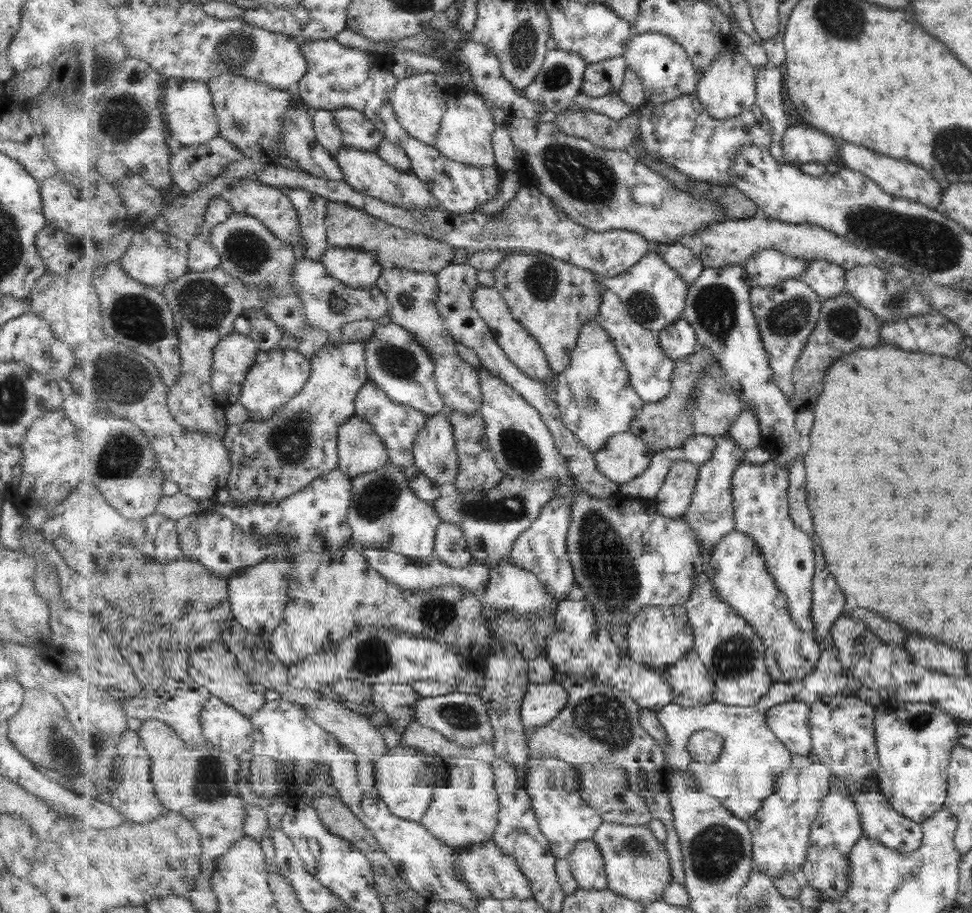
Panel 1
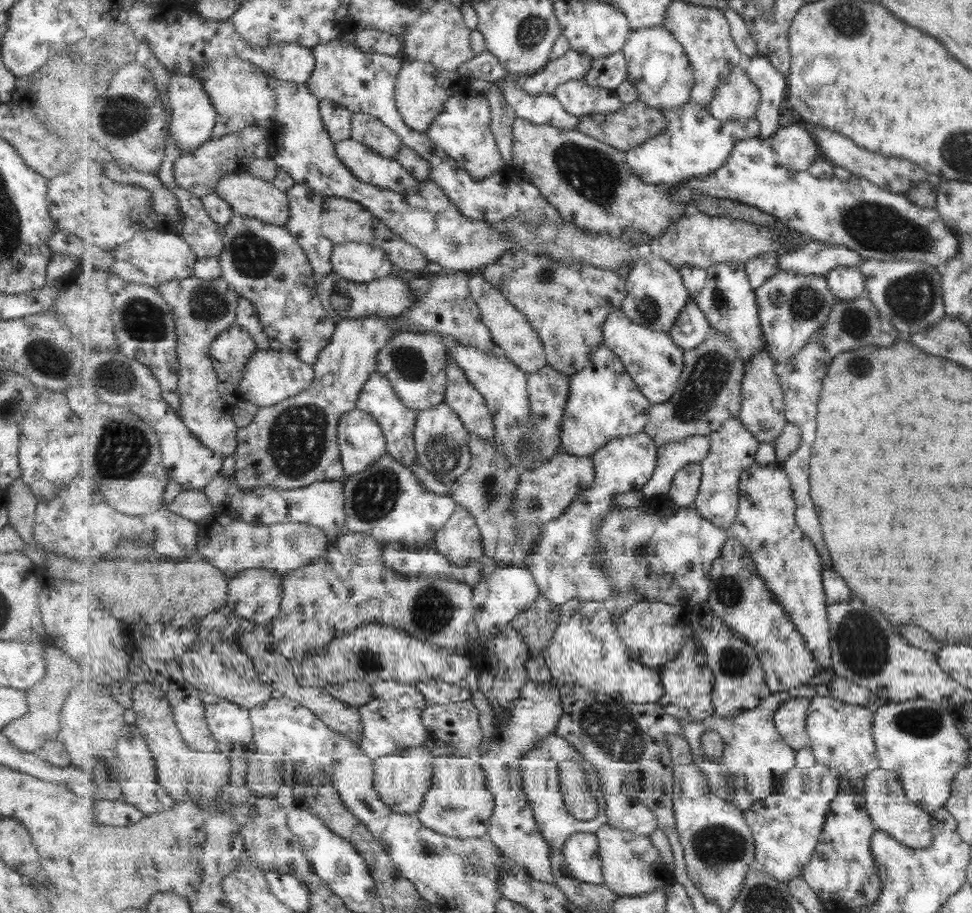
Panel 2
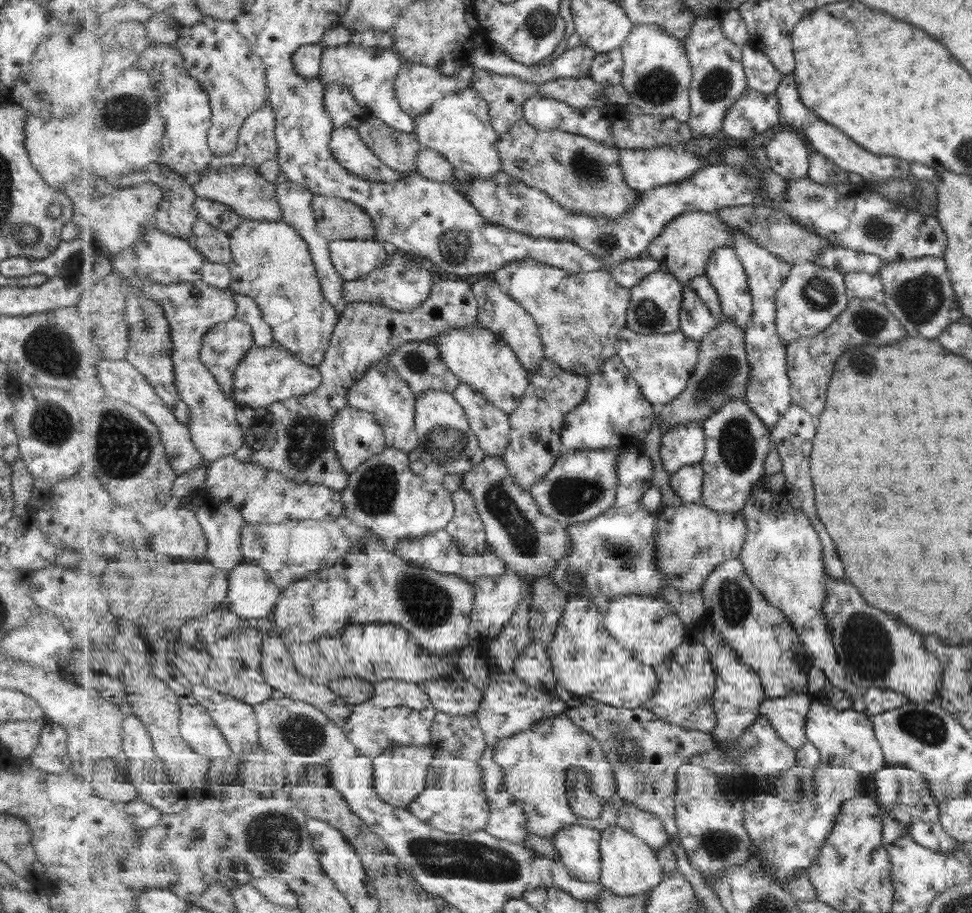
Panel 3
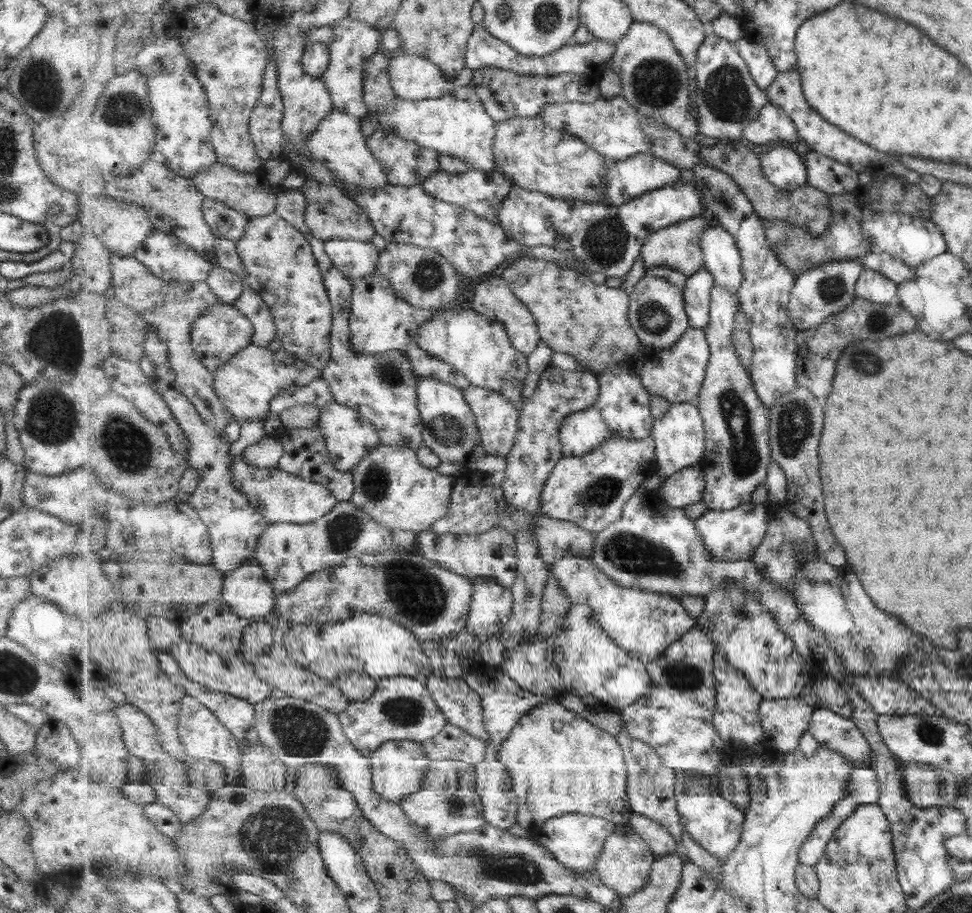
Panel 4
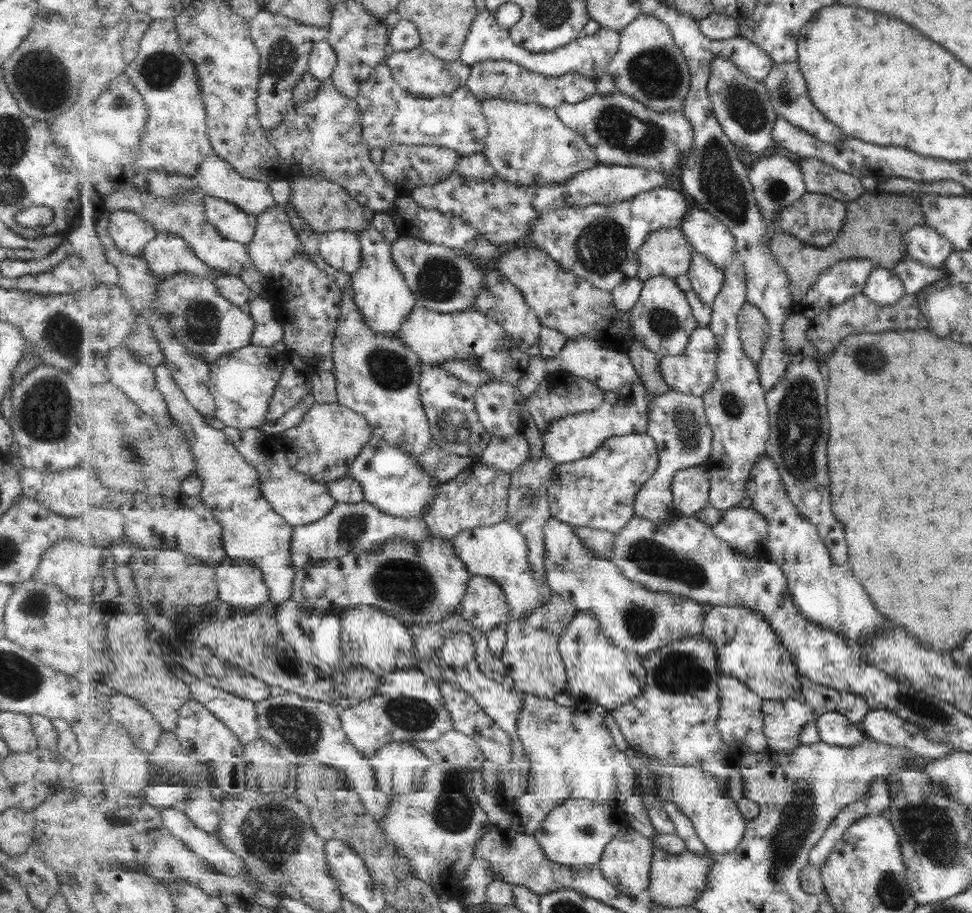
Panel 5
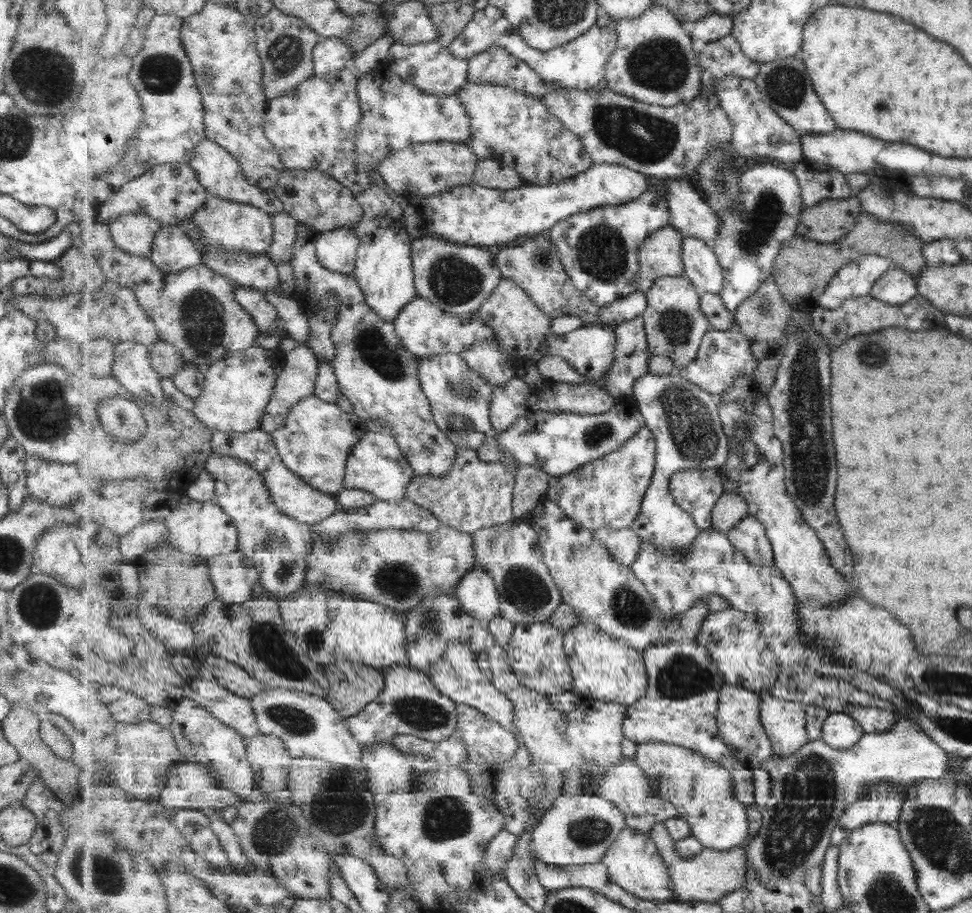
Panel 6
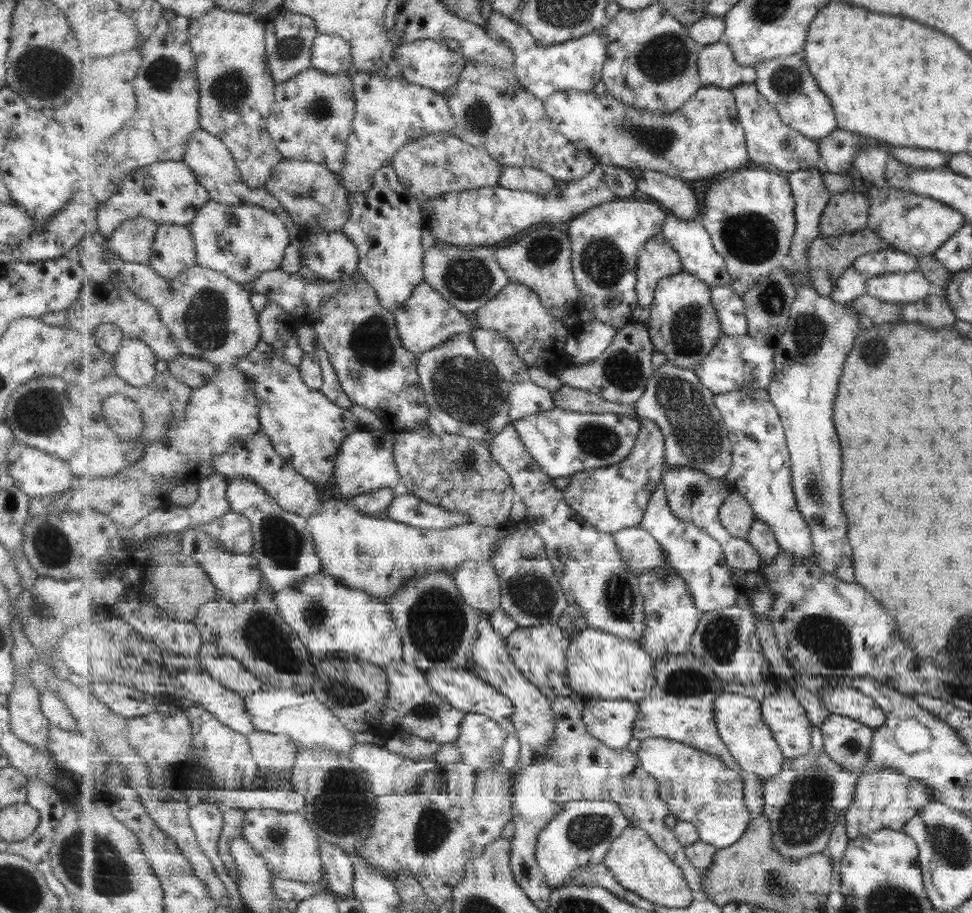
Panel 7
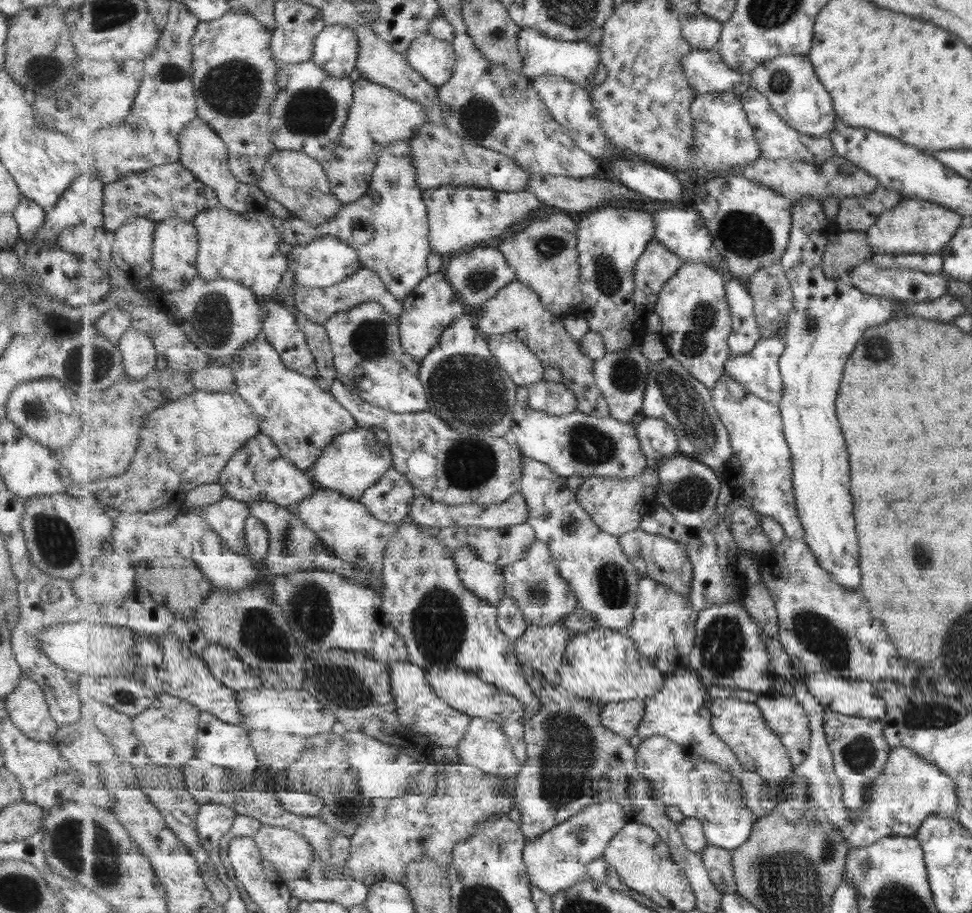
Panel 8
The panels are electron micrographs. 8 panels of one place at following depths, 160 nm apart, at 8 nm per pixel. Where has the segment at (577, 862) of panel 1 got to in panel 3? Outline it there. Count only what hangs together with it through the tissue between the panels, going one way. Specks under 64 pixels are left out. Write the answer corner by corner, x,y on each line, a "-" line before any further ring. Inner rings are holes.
569,824
551,838
561,861
573,878
583,882
600,882
602,875
601,840
603,830

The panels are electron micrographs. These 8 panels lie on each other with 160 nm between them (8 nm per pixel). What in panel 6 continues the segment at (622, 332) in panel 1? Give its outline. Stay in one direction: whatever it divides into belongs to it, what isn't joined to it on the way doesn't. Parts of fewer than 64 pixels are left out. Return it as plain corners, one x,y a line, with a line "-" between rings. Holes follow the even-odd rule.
712,329
703,337
696,361
691,362
689,368
680,368
677,372
693,384
703,387
703,390
719,396
731,388
741,375
747,375
753,382
759,364
760,360
755,359
752,352
752,342
740,330

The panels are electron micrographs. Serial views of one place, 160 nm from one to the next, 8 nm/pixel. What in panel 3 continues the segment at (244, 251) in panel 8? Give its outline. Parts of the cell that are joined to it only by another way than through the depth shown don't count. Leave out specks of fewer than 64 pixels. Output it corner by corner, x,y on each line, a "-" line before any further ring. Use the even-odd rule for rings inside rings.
197,197
195,208
201,220
211,224
213,228
217,228
225,235
230,234
233,230
237,230
243,222
240,214
227,206
225,203
217,202
213,199

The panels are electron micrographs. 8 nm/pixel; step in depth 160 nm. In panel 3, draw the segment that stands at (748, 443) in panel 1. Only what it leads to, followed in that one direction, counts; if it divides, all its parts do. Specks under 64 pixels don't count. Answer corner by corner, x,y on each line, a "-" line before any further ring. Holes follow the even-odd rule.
736,230
733,234
735,234
733,246
735,246
737,255
748,274
754,303
752,322
746,330
747,357
752,369
748,380
746,399
772,433
772,429
792,405
792,382
788,373
789,344
780,337
776,327
776,318
778,313
777,294
785,286
793,266
778,258
773,252
759,246
743,231

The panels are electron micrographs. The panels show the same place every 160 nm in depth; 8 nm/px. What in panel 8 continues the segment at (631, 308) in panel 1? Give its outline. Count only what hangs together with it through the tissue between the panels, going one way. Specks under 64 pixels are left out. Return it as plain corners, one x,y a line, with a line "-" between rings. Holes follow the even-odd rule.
685,263
665,284
661,290
659,302
657,302
655,313
662,320
662,335
670,352
670,357
679,360
685,368
692,372
705,386
711,390
715,388
716,382
725,374
725,366
732,358
732,350
728,345
729,335
733,332
732,307
727,299
727,282
731,276
726,269
715,269
707,263

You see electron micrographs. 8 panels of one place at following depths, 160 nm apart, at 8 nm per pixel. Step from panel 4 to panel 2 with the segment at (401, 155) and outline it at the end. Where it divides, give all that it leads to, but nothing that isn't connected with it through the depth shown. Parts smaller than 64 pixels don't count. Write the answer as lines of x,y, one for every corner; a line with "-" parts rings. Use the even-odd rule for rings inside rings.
354,113
351,138
372,147
379,155
395,159
404,145
401,137
381,119
367,113

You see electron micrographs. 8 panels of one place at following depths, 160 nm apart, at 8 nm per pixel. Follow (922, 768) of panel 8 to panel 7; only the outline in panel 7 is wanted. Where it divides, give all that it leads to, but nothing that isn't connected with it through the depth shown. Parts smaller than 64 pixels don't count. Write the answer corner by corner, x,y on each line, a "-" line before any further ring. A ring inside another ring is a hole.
881,767
864,774
858,778
853,804
846,813
847,835
850,840
857,840
879,829
901,832
909,818
915,817
929,801
933,801
933,794
928,786
923,785
921,781
899,775
893,769

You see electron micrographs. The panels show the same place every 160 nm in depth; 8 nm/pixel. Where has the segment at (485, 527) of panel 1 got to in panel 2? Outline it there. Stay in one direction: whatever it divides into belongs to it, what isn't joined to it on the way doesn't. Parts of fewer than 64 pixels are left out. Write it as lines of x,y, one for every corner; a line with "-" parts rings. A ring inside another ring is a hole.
557,452
551,460
543,461
531,470
522,470
516,490
516,516
531,524
544,524
559,518
595,482
595,471
591,456
581,457
567,452

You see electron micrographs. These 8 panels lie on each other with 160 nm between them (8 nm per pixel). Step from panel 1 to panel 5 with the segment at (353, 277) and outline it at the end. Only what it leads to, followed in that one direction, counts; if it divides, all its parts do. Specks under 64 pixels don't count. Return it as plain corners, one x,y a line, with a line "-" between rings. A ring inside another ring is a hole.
337,230
320,235
320,254
333,268
352,275
361,269
363,261
360,234

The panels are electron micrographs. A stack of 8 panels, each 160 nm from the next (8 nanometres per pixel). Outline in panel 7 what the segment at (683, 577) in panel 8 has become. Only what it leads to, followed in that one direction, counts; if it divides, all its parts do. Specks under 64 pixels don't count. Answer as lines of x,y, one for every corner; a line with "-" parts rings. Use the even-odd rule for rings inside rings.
641,526
624,528
612,534
624,560
634,572
653,571
662,577
672,566
666,562
668,555
661,548
657,539

